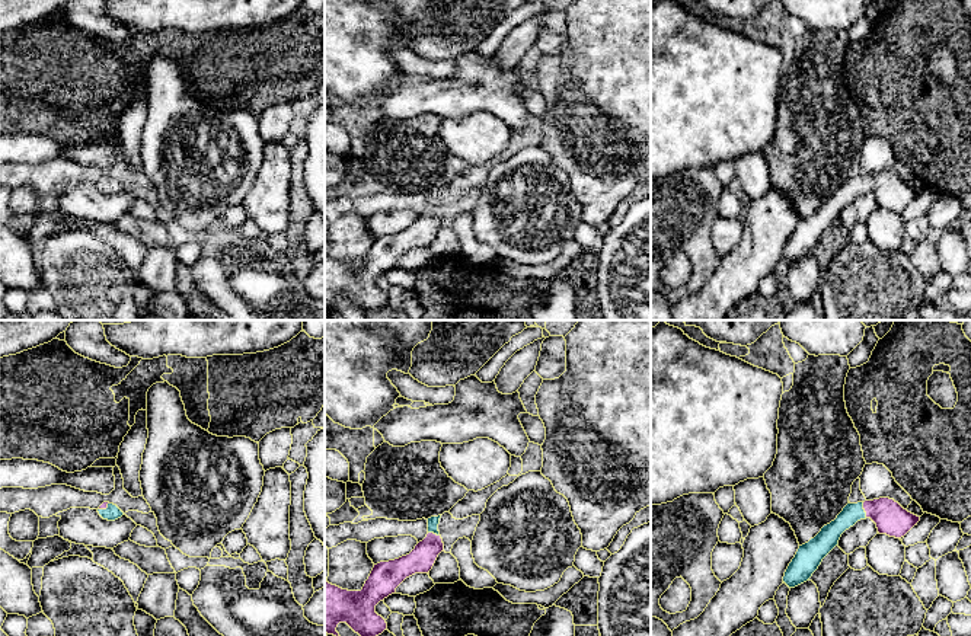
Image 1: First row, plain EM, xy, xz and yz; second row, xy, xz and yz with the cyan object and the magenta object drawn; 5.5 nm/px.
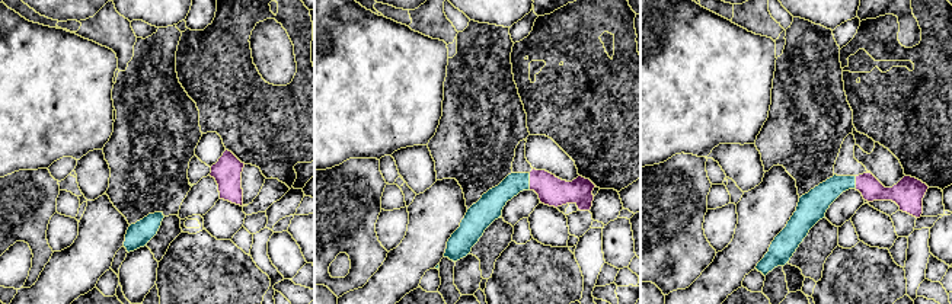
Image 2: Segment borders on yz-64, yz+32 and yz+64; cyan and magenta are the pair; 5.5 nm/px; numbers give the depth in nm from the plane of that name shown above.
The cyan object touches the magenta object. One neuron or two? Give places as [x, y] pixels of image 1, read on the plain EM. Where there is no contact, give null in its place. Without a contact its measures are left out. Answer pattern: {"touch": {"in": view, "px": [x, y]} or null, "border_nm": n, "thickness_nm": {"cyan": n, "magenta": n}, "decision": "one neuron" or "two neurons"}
{"touch": {"in": "yz", "px": [864, 184]}, "border_nm": 90, "thickness_nm": {"cyan": 120, "magenta": 180}, "decision": "one neuron"}

